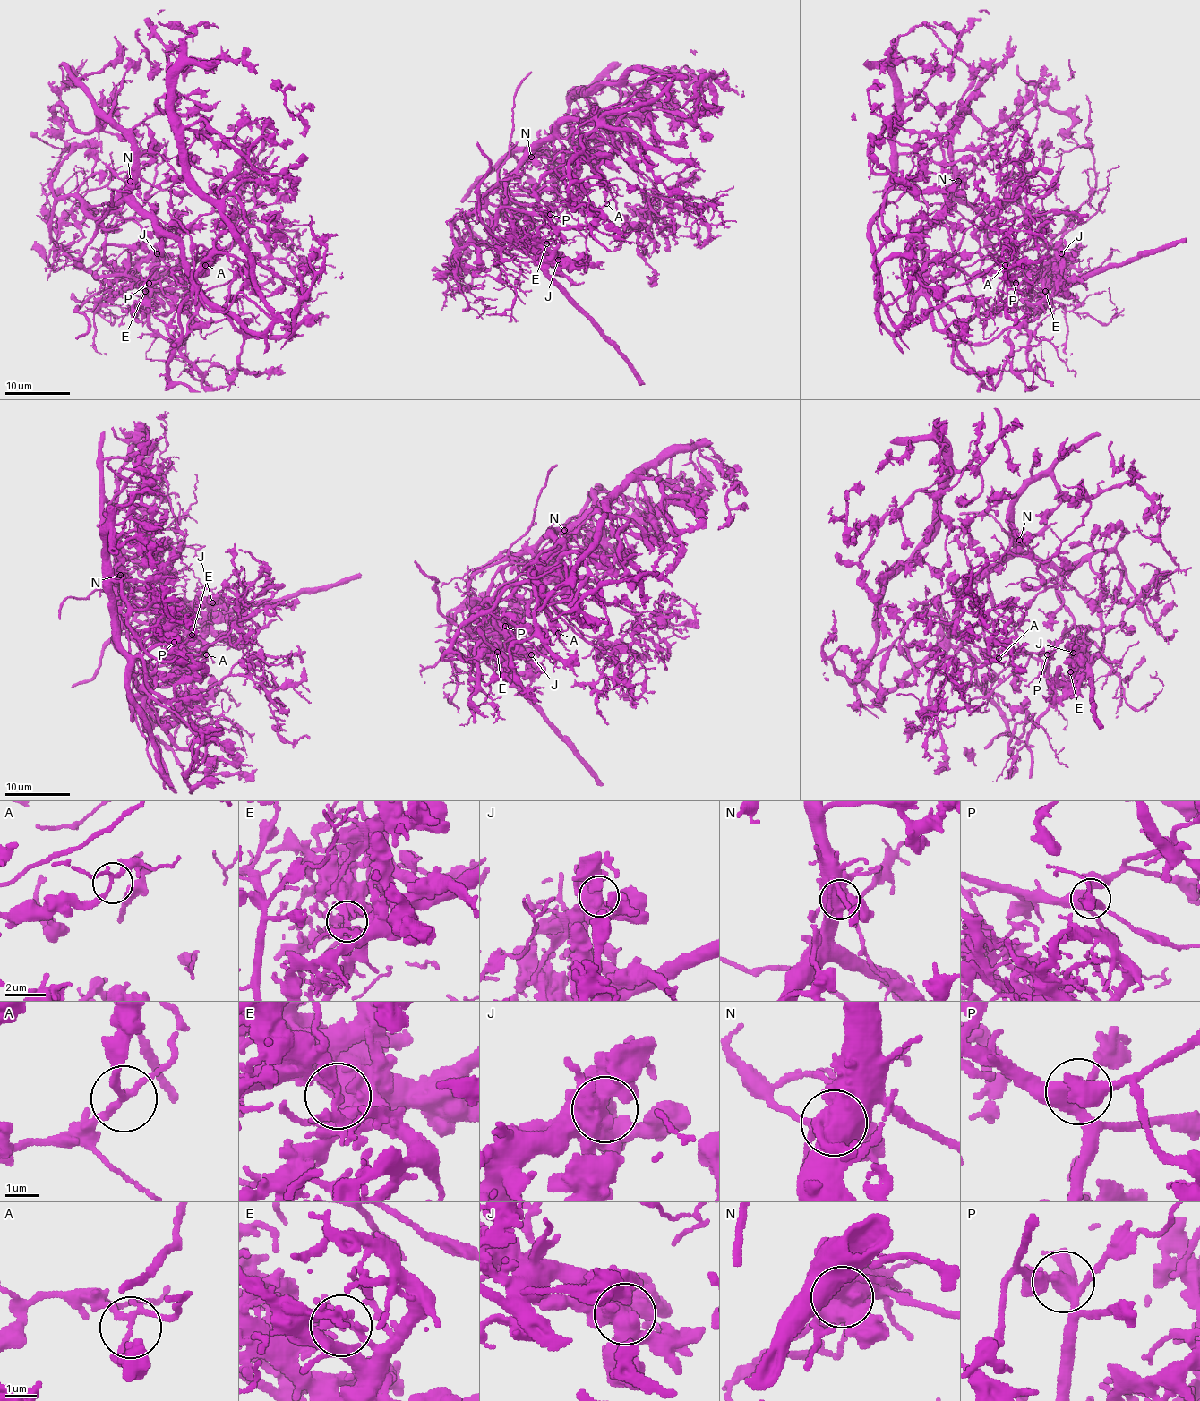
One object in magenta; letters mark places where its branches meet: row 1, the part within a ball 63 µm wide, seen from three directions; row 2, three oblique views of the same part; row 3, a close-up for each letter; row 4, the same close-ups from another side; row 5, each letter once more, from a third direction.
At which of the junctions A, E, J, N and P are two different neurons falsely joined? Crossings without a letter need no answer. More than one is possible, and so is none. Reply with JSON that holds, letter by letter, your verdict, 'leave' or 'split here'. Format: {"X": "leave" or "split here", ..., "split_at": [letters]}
{"A": "split here", "E": "split here", "J": "leave", "N": "split here", "P": "leave", "split_at": ["A", "E", "N"]}

